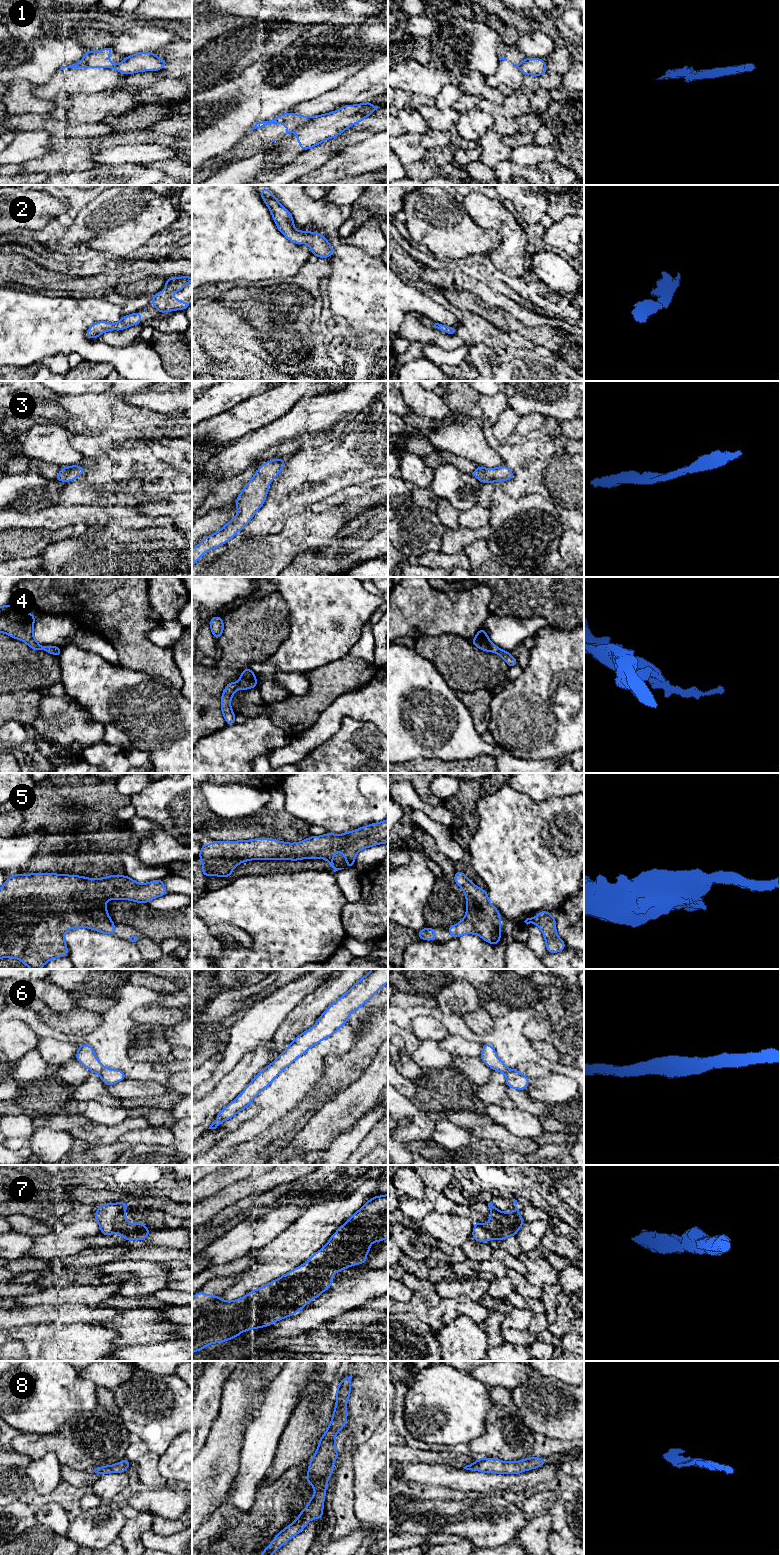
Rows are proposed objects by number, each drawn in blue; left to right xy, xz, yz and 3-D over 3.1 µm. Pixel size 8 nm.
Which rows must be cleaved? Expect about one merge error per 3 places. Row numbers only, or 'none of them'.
1

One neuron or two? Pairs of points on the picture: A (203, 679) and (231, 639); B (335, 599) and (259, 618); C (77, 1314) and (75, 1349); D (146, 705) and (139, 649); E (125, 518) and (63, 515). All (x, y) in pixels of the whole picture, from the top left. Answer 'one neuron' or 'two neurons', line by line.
A: one neuron
B: two neurons
C: two neurons
D: two neurons
E: one neuron

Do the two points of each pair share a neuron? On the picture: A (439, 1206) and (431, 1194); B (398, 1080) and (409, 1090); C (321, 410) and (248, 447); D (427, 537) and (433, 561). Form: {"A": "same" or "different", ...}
{"A": "same", "B": "same", "C": "same", "D": "different"}

